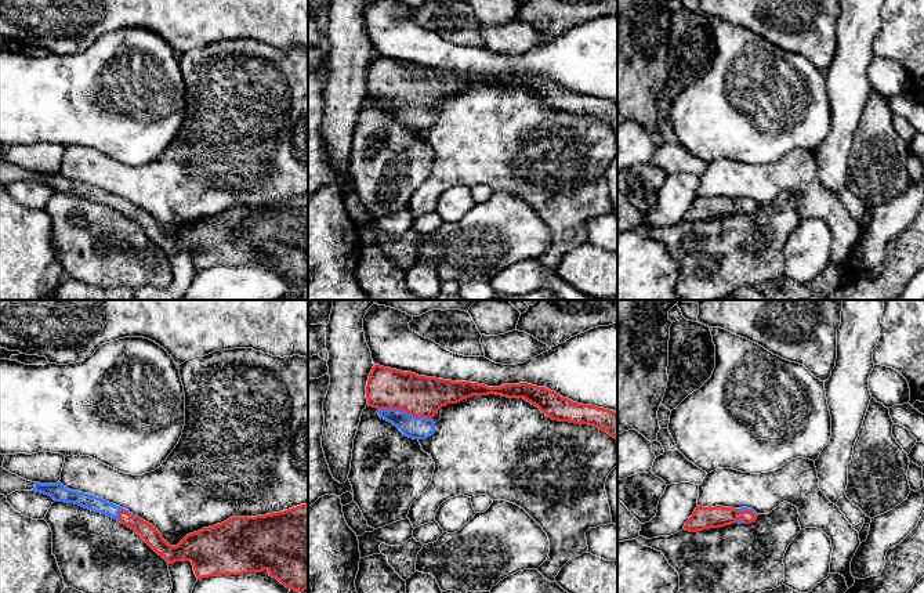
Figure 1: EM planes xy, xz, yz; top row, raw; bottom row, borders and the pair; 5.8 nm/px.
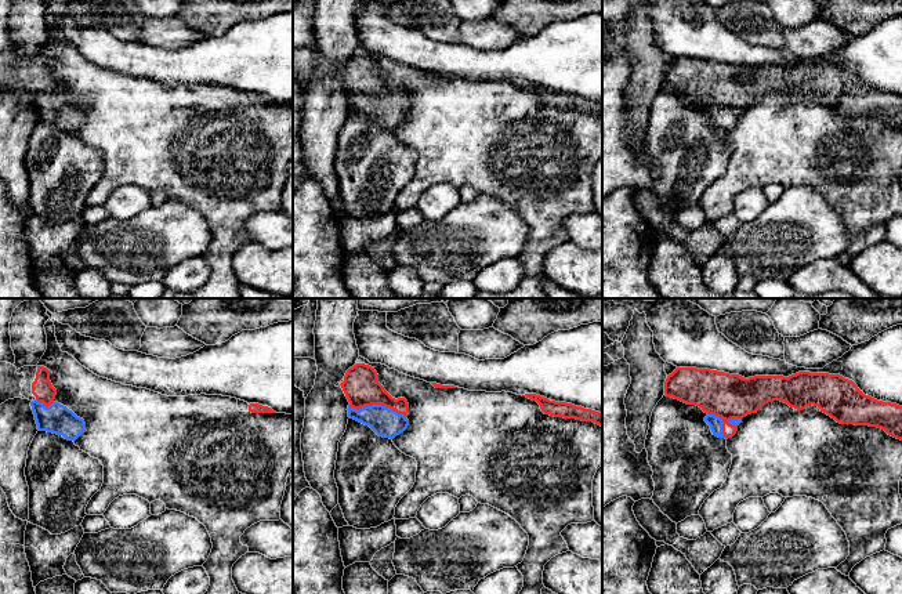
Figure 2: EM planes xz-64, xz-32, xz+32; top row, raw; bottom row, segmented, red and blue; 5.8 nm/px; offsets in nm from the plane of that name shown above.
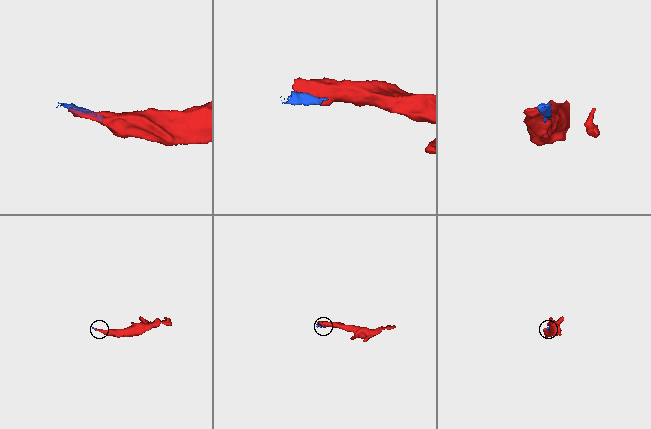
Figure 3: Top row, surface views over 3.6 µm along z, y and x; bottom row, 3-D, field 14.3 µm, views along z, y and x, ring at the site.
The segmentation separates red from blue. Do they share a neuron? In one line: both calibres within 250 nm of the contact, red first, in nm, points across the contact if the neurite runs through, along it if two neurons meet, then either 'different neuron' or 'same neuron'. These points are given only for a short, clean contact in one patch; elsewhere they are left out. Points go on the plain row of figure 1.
240 nm thick on the red side, 130 nm on the other; same neuron

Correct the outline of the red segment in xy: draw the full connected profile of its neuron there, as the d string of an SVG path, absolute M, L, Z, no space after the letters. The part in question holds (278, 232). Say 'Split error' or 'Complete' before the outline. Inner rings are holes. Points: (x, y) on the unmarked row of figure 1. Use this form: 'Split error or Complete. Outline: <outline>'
Split error. Outline: M1 159L0 185L15 181L36 181L55 192L75 194L106 205L139 224L169 254L191 252L198 270L267 260L269 267L290 281L302 283L308 279L308 194L265 206L232 207L170 236L152 214L120 196L70 181L61 173L32 173Z

